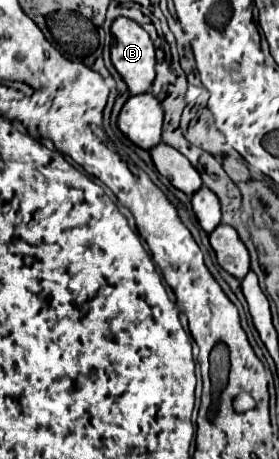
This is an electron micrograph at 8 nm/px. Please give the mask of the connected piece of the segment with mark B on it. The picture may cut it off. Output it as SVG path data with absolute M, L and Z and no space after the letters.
M118 17L112 23L112 65L126 81L130 95L146 93L154 81L154 43L132 19Z

